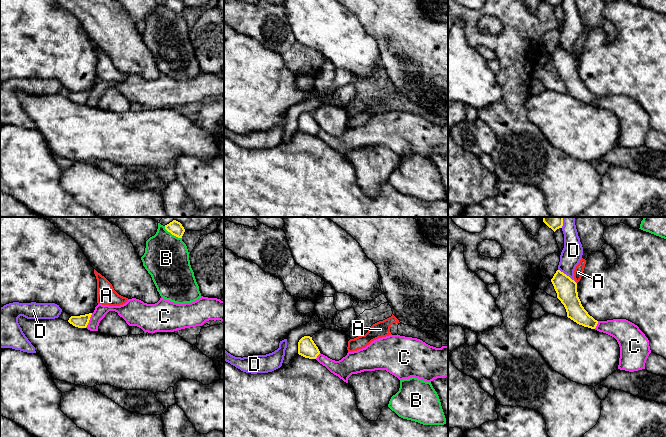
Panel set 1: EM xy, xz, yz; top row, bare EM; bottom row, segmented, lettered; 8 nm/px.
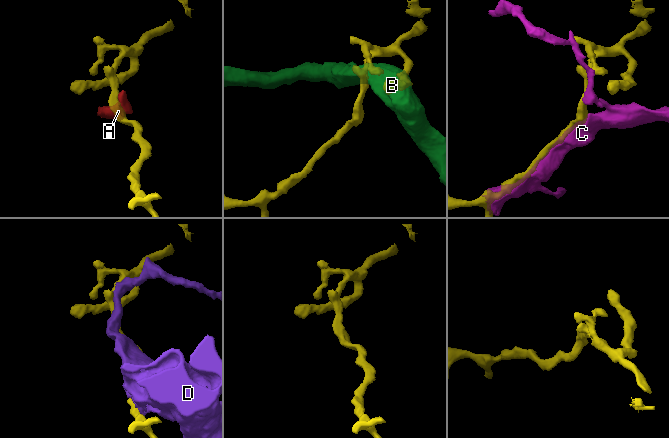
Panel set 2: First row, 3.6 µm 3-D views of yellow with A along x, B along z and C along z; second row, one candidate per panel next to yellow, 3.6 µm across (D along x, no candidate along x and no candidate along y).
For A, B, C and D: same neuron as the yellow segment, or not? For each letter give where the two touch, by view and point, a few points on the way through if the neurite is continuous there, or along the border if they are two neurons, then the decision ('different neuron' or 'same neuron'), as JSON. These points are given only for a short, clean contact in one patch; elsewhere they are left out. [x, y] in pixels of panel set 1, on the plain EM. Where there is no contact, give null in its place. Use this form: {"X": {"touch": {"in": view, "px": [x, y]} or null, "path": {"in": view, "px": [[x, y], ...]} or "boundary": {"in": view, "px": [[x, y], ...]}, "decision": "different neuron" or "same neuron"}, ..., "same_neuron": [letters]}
{"A": {"touch": {"in": "yz", "px": [575, 58]}, "boundary": {"in": "yz", "px": [[574, 57], [576, 59]]}, "decision": "different neuron"}, "B": {"touch": {"in": "xy", "px": [172, 10]}, "boundary": {"in": "xy", "px": [[164, 2], [172, 10], [181, 14]]}, "decision": "different neuron"}, "C": {"touch": {"in": "xy", "px": [89, 95]}, "decision": "different neuron"}, "D": {"touch": {"in": "yz", "px": [565, 50]}, "decision": "different neuron"}, "same_neuron": []}

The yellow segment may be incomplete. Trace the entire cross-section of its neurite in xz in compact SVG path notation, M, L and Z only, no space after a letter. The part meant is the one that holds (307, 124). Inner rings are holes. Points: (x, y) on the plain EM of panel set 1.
M304 112L298 118L298 130L309 135L316 135L320 127L312 113Z

